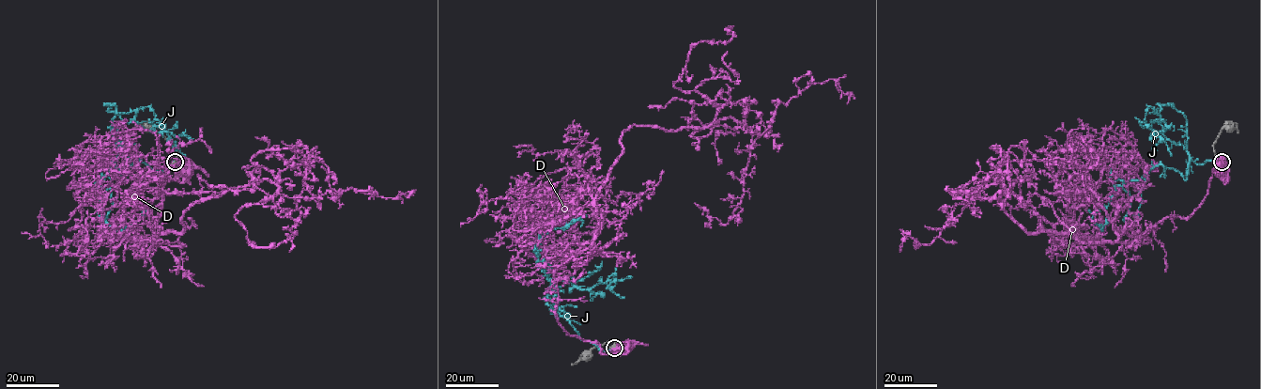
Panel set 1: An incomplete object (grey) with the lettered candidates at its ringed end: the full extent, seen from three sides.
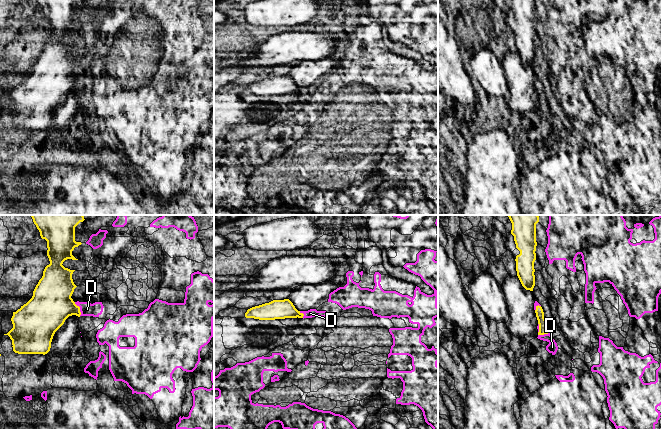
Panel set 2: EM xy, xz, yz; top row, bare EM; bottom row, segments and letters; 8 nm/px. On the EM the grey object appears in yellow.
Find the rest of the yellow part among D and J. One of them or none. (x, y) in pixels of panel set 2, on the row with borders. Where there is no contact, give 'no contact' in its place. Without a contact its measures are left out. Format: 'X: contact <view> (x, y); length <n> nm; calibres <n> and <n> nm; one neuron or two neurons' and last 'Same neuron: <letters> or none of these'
D: contact xy (79, 309); length 120 nm; calibres 340 and 110 nm; two neurons
J: no contact; one neuron
Same neuron: J

